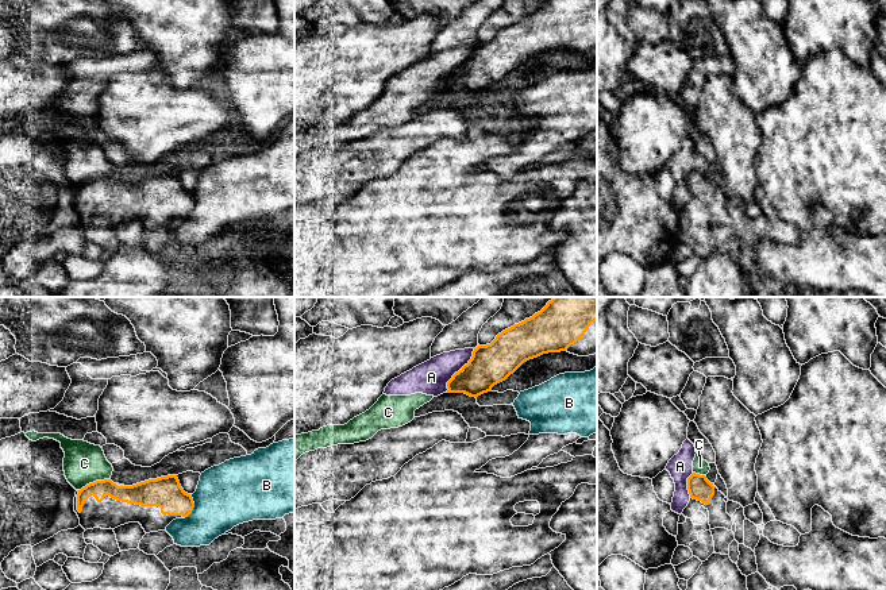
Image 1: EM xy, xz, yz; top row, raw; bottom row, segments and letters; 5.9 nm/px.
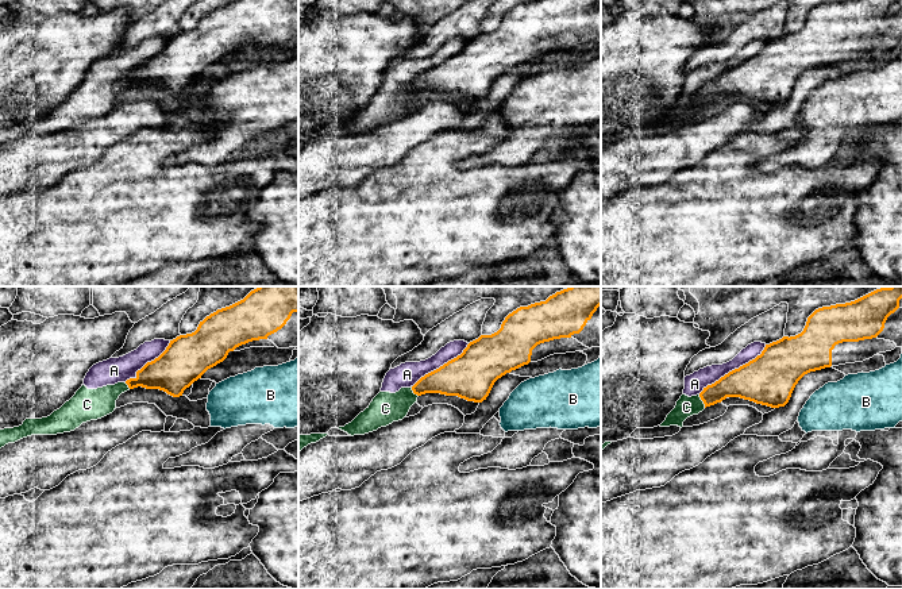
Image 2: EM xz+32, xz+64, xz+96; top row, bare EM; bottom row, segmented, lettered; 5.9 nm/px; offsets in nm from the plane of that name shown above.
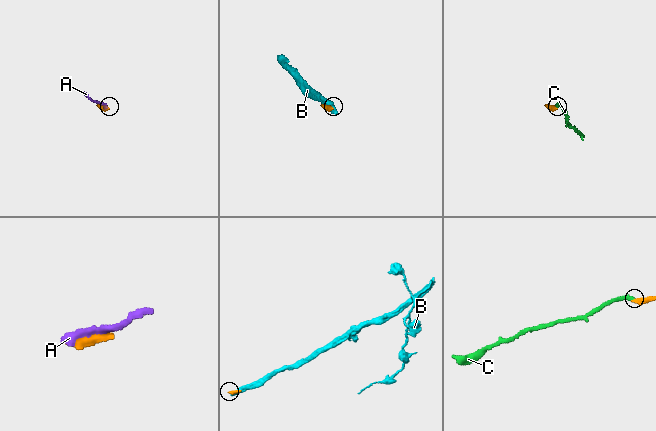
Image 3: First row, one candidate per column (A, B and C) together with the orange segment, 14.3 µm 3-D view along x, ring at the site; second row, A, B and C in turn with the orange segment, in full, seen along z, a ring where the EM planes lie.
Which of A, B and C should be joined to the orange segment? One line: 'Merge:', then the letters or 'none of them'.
Merge: none of them

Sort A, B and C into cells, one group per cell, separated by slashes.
A C / B

